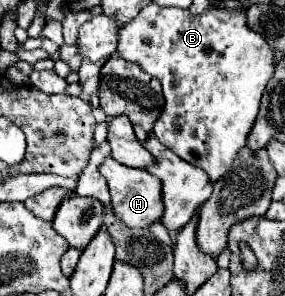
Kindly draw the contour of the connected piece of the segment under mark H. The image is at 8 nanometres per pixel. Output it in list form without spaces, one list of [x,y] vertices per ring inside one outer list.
[[[108,157],[100,165],[100,175],[106,179],[112,199],[112,211],[122,219],[128,227],[148,227],[150,223],[158,221],[162,215],[162,193],[160,193],[160,179],[150,175],[146,169],[132,169],[124,167],[112,157]]]

